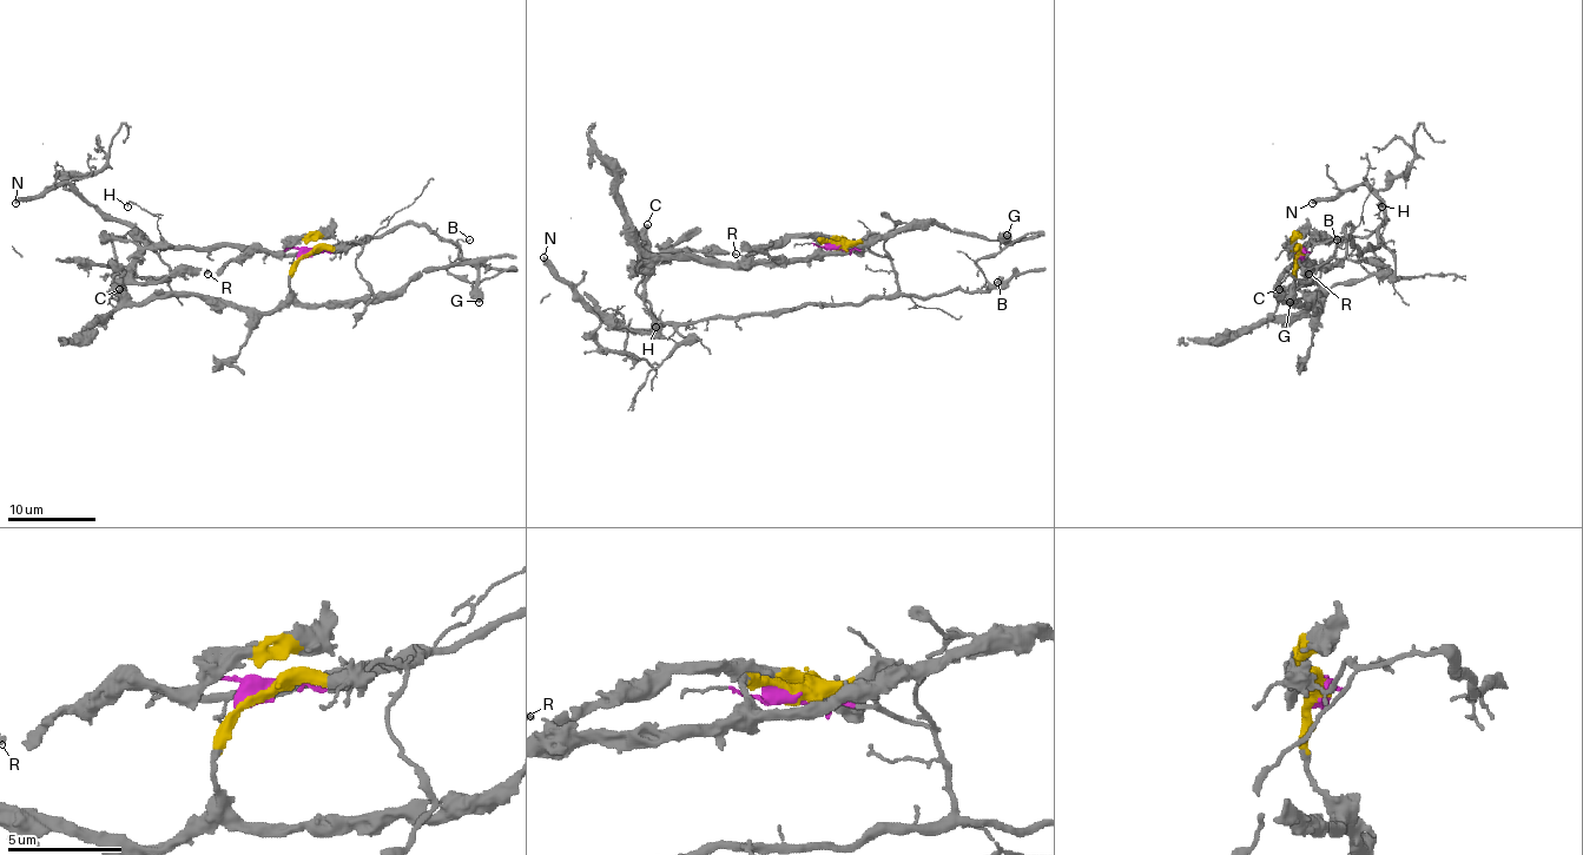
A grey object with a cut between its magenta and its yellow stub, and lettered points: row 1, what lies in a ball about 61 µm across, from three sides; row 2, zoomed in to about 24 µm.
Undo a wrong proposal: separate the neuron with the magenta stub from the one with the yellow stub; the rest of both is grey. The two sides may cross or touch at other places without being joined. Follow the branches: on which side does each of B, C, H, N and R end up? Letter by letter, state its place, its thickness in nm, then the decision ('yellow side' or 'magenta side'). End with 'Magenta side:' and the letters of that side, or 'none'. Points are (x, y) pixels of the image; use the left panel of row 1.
B: place (469, 239); calibre 130 nm; magenta side
C: place (119, 289); calibre 480 nm; yellow side
H: place (127, 206); calibre 130 nm; magenta side
N: place (15, 203); calibre 420 nm; magenta side
R: place (208, 274); calibre 130 nm; yellow side
Magenta side: B, H, N

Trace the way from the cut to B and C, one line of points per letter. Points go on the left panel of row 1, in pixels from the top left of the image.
B: (307, 254), (314, 249), (342, 251), (357, 241), (364, 243), (397, 228), (420, 223), (443, 238), (470, 238)
C: (307, 254), (283, 300), (263, 311), (197, 296), (149, 296), (133, 302), (120, 284), (120, 289)

